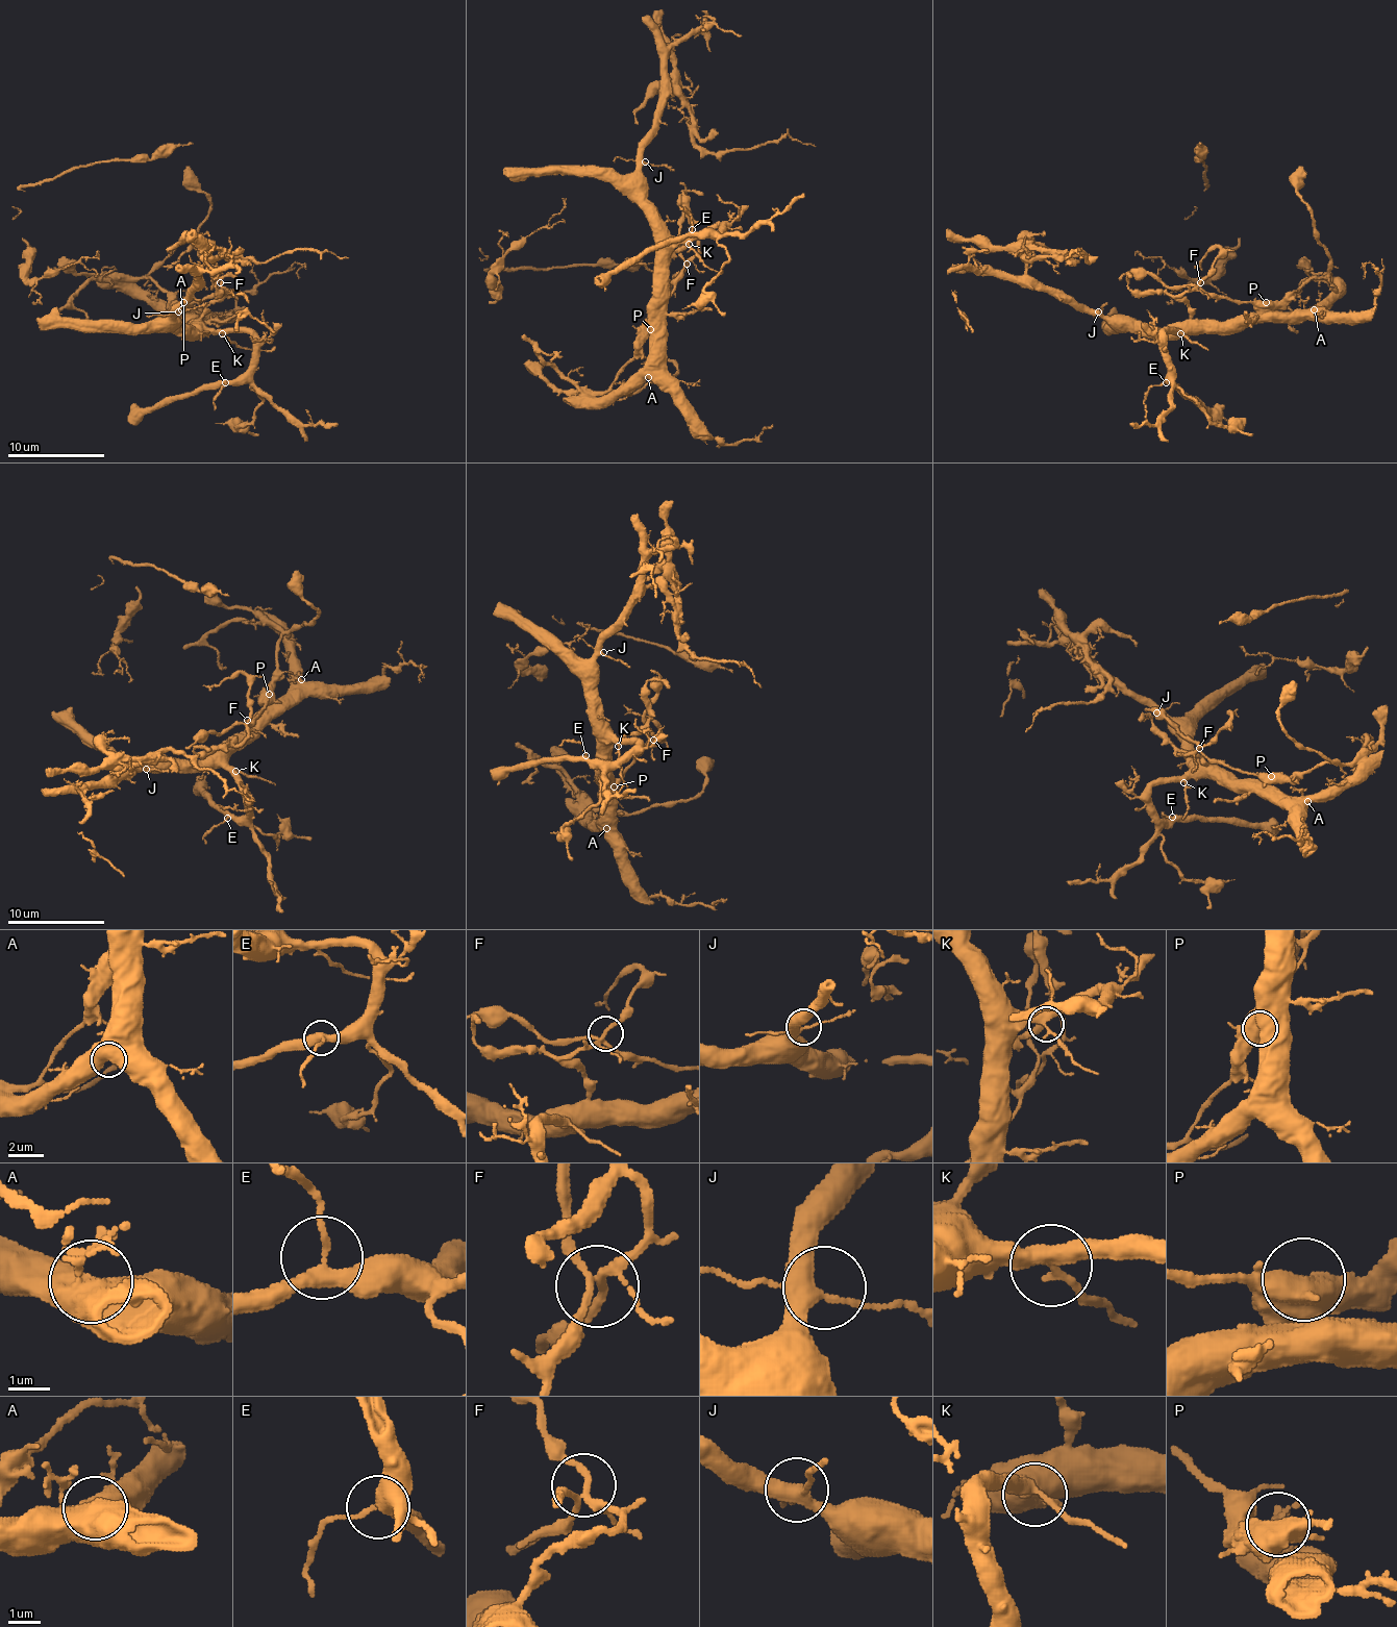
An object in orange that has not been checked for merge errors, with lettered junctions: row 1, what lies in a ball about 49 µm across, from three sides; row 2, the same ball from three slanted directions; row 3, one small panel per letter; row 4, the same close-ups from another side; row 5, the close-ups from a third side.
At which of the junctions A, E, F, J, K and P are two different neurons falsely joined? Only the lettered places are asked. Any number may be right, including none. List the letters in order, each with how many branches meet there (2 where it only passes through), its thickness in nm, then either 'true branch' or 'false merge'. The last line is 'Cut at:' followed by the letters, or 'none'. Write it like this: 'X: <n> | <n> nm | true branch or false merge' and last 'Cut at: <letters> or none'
A: 2 | 650 nm | true branch
E: 3 | 320 nm | true branch
F: 5 | 200 nm | true branch
J: 4 | 360 nm | true branch
K: 3 | 360 nm | true branch
P: 2 | 600 nm | true branch
Cut at: none

